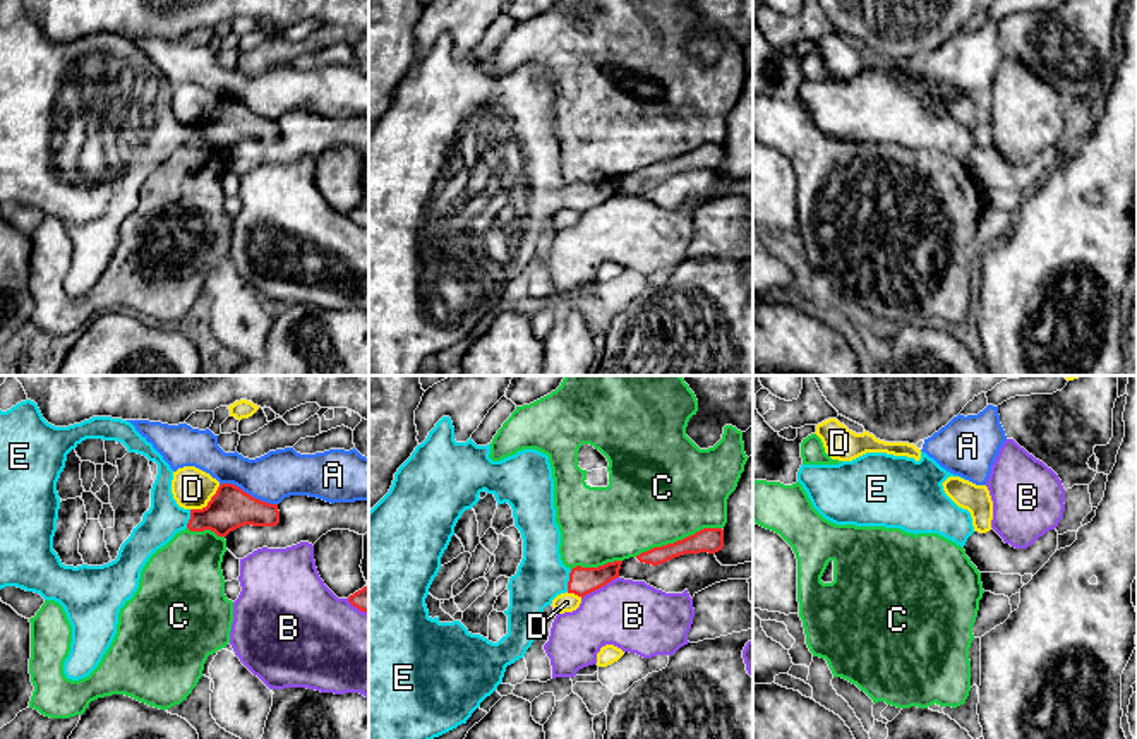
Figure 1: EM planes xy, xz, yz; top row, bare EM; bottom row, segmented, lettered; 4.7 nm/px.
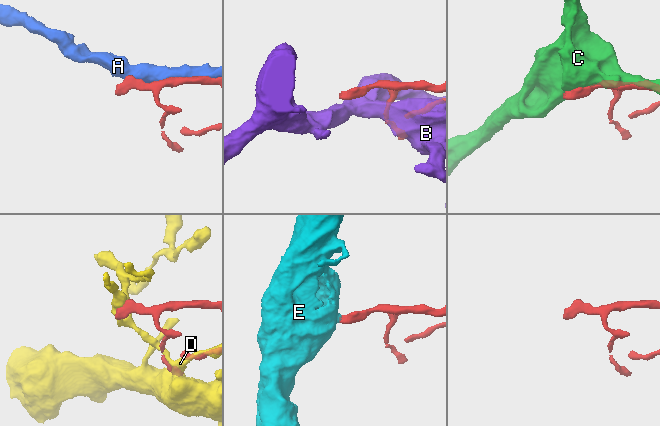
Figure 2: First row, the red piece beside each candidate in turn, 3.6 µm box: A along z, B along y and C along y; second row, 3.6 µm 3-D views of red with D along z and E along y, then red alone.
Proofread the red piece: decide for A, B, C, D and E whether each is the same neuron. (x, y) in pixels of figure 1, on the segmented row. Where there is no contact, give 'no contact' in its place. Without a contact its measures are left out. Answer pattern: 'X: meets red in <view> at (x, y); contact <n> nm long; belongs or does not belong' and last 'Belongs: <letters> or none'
A: meets red in xy at (249, 494); contact 280 nm long; does not belong
B: meets red in xz at (599, 587); contact 200 nm long; does not belong
C: meets red in xz at (678, 540); contact 440 nm long; does not belong
D: meets red in xy at (208, 503); contact 180 nm long; does not belong
E: meets red in xz at (570, 580); contact 110 nm long; belongs
Belongs: E

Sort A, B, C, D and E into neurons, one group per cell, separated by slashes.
A / B / C / D / E

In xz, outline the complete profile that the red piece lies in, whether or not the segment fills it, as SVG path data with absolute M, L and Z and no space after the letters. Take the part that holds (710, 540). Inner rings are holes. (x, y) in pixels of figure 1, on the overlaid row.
M703 528L695 535L689 535L674 544L653 547L647 552L641 552L640 556L636 556L636 559L645 564L659 566L684 554L700 554L700 552L715 554L722 550L722 547L724 547L724 530Z

